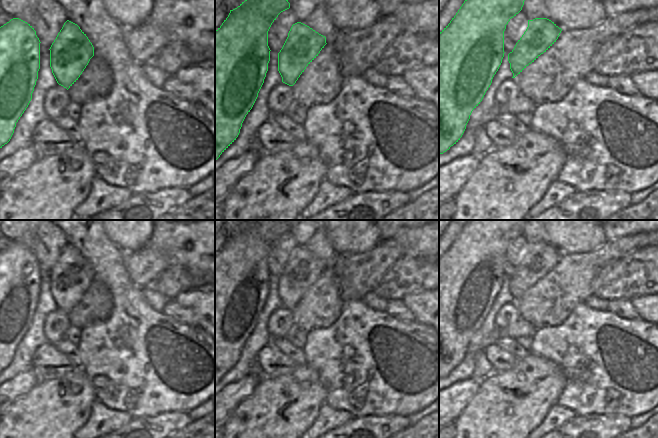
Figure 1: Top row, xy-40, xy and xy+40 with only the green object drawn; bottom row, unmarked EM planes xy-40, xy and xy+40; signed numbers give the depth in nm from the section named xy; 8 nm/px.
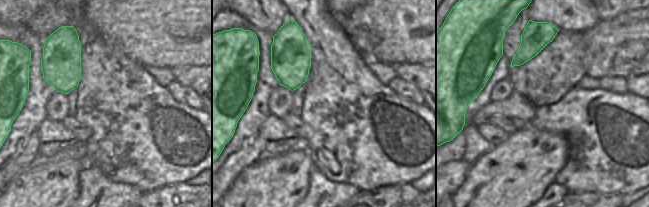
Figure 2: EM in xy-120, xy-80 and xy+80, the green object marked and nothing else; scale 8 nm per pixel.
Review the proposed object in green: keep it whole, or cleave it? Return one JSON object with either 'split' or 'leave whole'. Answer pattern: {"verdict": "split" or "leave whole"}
{"verdict": "leave whole"}

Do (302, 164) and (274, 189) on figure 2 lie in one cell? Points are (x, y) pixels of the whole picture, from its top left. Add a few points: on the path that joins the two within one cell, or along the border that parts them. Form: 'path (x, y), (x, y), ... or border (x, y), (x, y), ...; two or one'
path (297, 171), (290, 173), (281, 182); one

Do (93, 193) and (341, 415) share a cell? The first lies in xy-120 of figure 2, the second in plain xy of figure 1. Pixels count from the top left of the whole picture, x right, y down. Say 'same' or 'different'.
same

